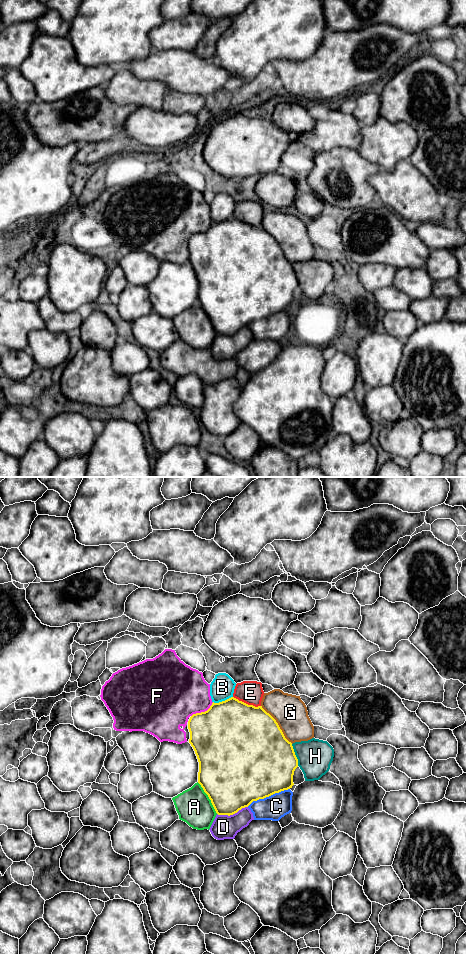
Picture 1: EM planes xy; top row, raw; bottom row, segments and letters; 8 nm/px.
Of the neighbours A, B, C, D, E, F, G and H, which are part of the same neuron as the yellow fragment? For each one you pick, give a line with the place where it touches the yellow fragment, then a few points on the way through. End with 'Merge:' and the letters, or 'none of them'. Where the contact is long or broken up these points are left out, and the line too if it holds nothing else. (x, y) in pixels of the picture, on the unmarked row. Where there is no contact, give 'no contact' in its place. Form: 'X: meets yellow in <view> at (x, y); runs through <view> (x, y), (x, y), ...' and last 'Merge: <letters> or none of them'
Merge: none of them

